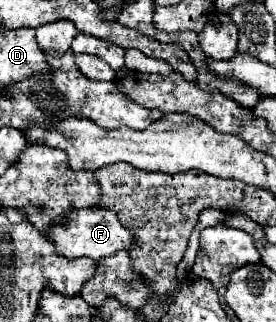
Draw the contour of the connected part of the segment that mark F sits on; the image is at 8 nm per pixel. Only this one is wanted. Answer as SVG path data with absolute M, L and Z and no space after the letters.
M96 207L72 211L70 219L62 227L58 227L58 231L46 231L46 235L54 239L54 245L60 251L60 255L66 255L68 259L90 257L94 261L100 261L104 257L114 255L116 251L122 249L132 251L136 247L132 231L120 223L118 215L114 215L114 211L110 209L96 209Z

